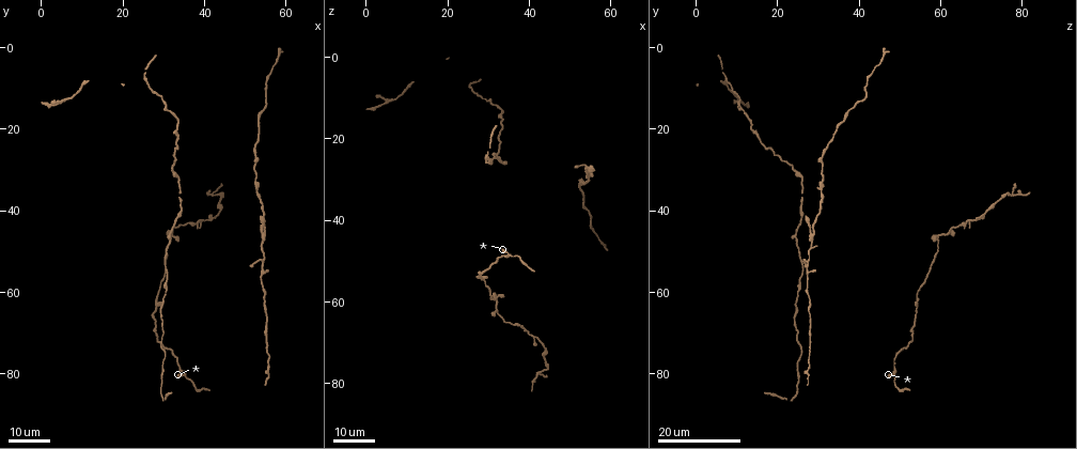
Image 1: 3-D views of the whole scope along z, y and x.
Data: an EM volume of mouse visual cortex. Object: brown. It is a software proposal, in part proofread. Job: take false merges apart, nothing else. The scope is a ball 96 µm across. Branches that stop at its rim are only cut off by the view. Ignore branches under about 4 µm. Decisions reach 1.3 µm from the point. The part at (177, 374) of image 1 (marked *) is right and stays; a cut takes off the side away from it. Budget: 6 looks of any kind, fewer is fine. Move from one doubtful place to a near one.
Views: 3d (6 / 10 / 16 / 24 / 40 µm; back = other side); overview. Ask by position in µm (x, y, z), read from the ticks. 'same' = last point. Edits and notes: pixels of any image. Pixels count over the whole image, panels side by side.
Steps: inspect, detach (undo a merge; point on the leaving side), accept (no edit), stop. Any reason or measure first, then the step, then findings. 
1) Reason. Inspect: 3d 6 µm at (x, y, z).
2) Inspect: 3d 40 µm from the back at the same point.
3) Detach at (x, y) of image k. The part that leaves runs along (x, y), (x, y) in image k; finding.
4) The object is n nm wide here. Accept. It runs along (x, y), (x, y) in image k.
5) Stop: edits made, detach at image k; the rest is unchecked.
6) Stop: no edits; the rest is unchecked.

Thin neck. Inspect: 3d 24 µm at (53.5, 35.0, 30.5).

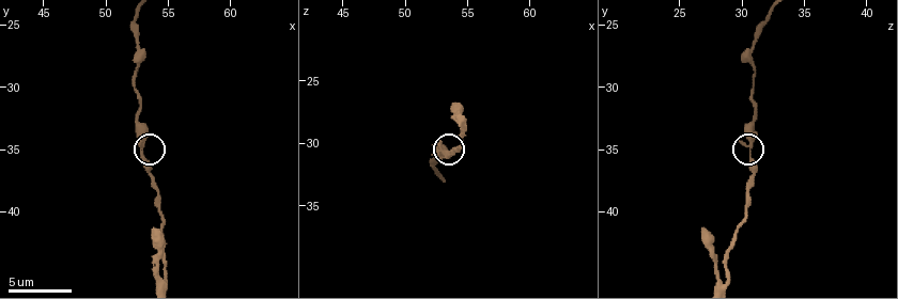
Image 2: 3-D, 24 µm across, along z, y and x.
Zoom in. Inspect: 3d 10 µm at (53.0, 35.4, 30.8).

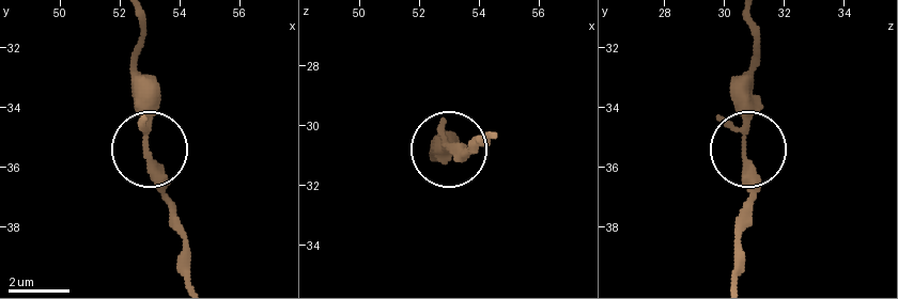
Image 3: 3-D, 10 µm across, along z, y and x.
The object is 180 nm wide here. Accept. It runs along (736, 281), (745, 204), (745, 77) in image 3; all the same neuron.

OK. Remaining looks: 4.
Arms part here. Inspect: 3d 16 µm at (55.0, 46.0, 28.0).

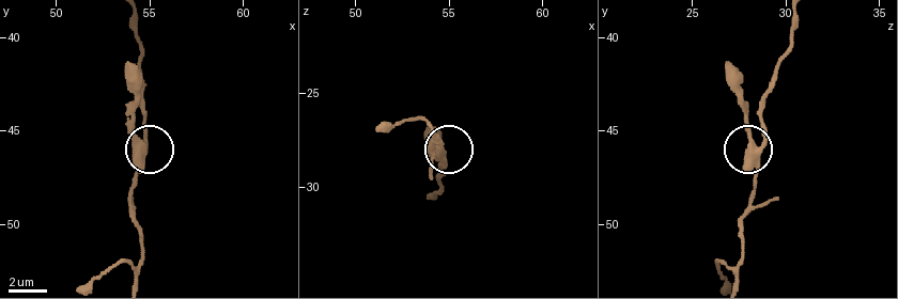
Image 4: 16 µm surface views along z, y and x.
Zoom in. Inspect: 3d 6 µm at (54.5, 45.7, 28.3).

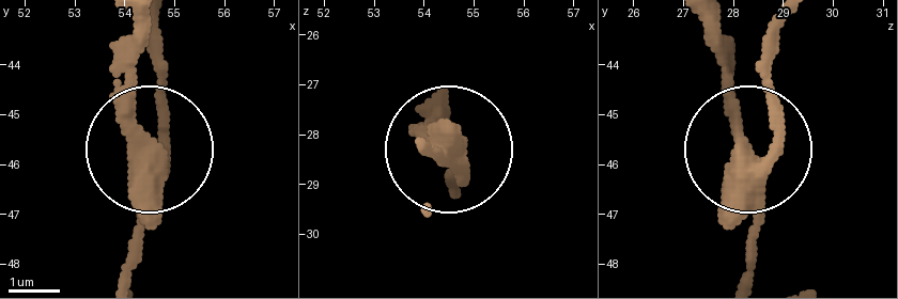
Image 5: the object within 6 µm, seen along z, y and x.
3 arms meet here. Detach at (128, 108) of image 5. The part that leaves runs along (151, 170), (138, 21) in image 5; a second neuron is stuck on.

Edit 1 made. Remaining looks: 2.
Stop: edits made, detach at image 5; the rest is unchecked.

